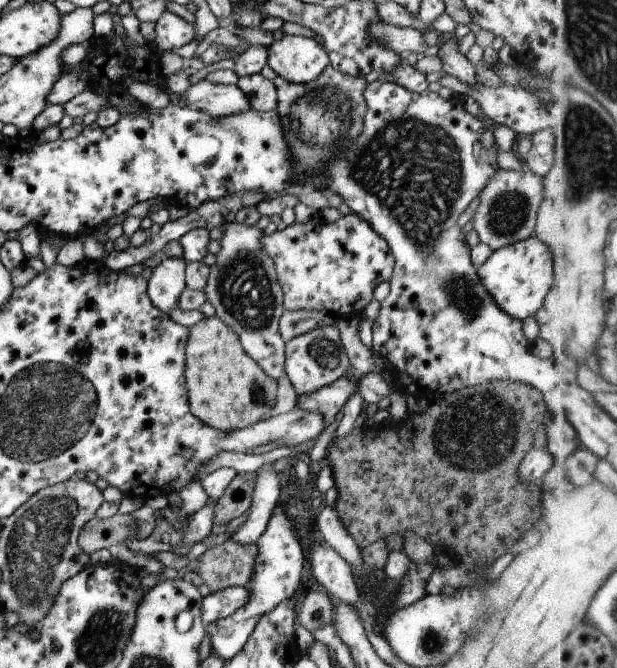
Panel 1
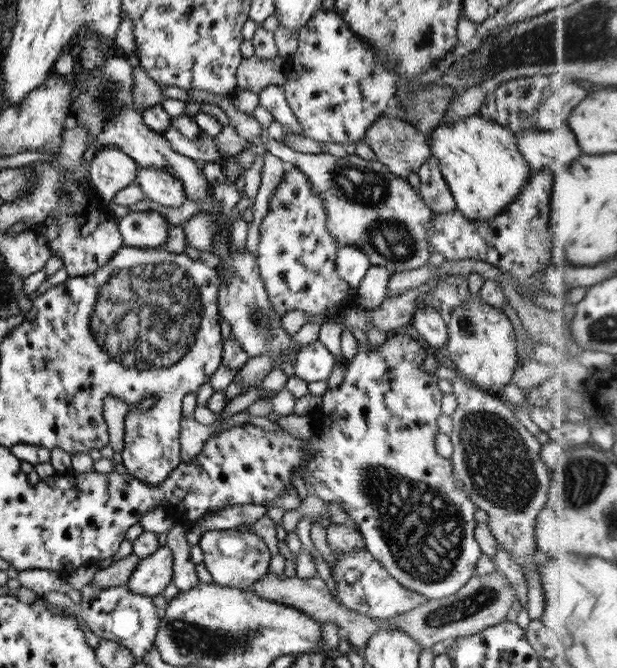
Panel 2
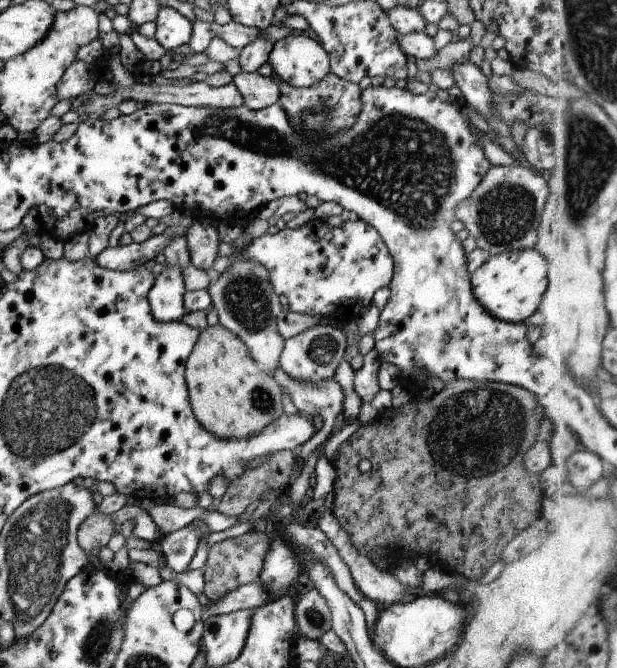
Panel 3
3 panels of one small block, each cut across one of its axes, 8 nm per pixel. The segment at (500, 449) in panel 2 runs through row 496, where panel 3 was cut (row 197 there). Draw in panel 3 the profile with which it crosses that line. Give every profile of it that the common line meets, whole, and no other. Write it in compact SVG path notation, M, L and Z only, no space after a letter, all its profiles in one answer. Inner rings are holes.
M520 164L492 165L469 199L455 210L455 220L464 222L477 246L491 255L535 246L541 214L549 195L545 174Z

